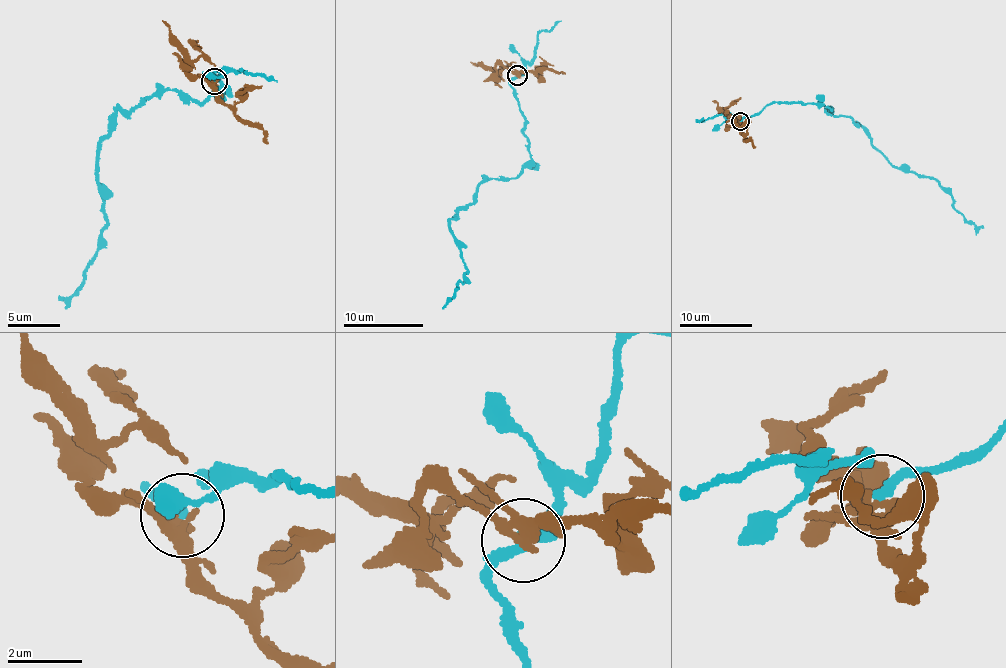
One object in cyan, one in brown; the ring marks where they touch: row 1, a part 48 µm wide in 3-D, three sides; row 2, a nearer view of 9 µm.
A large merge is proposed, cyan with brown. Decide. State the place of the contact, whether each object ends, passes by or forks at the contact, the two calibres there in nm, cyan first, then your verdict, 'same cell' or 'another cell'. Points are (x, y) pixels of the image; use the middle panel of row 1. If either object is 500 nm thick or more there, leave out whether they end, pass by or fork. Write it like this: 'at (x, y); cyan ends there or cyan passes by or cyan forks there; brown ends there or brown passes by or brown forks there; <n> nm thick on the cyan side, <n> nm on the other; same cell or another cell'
at (517, 75); cyan passes by; brown forks there; 200 nm thick on the cyan side, 240 nm on the other; another cell

